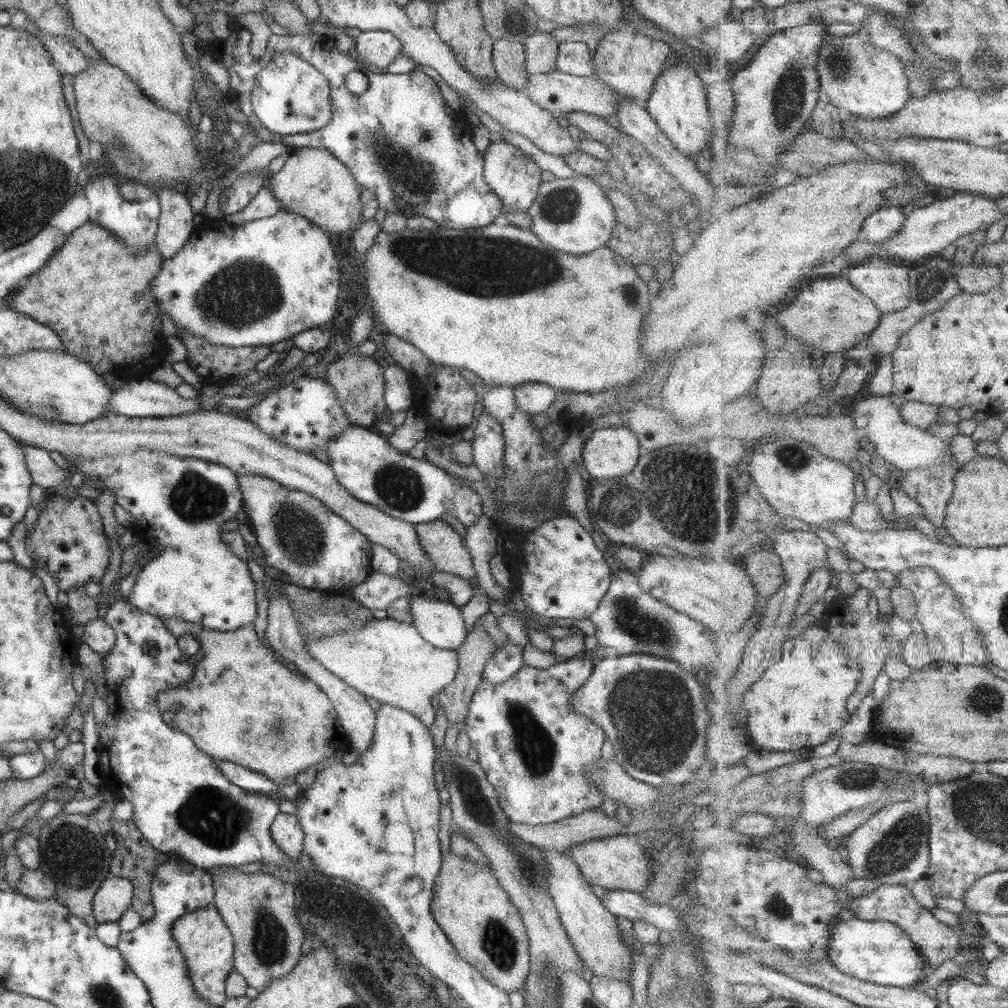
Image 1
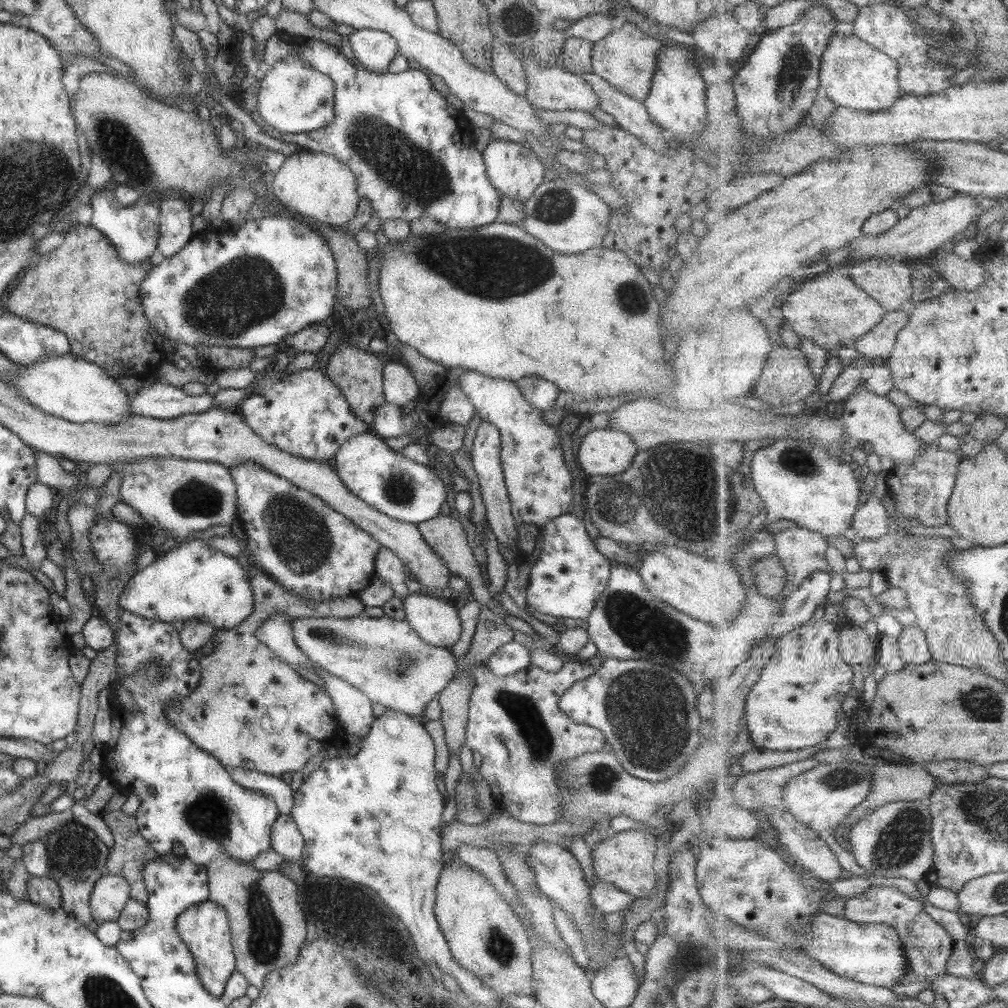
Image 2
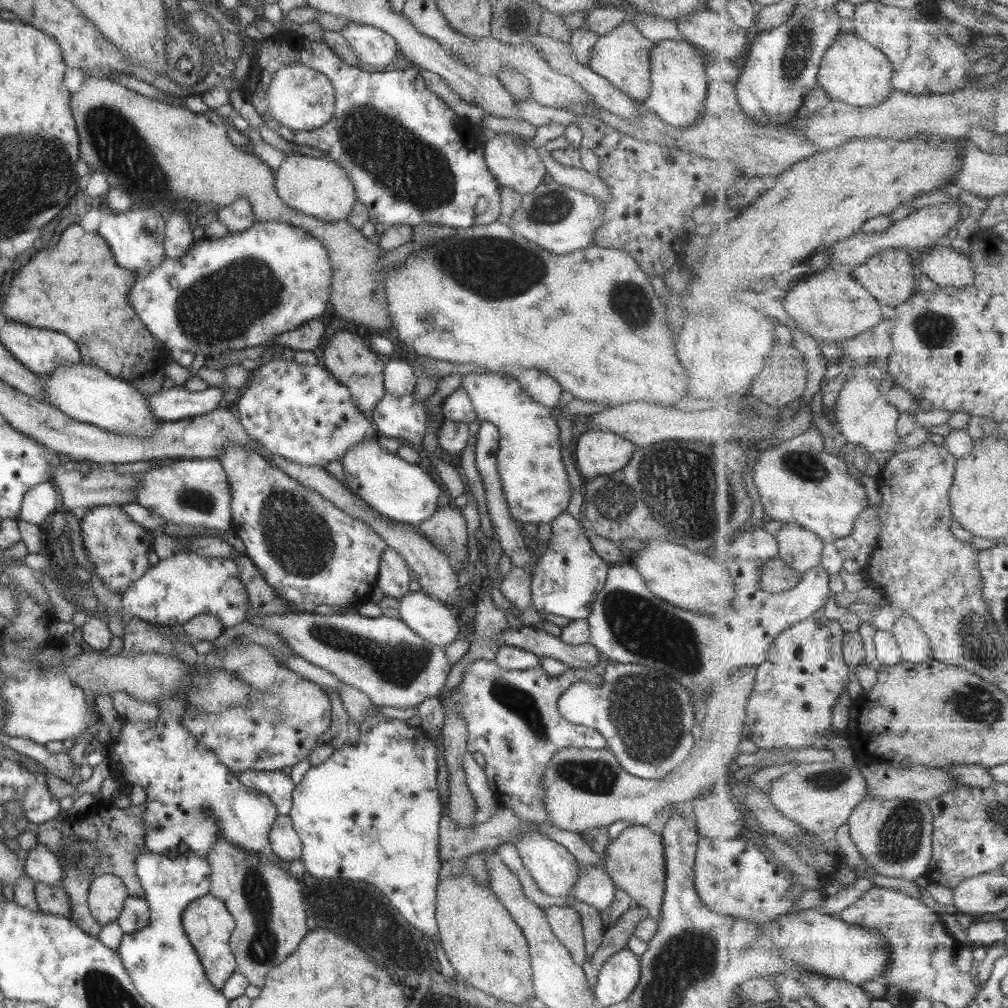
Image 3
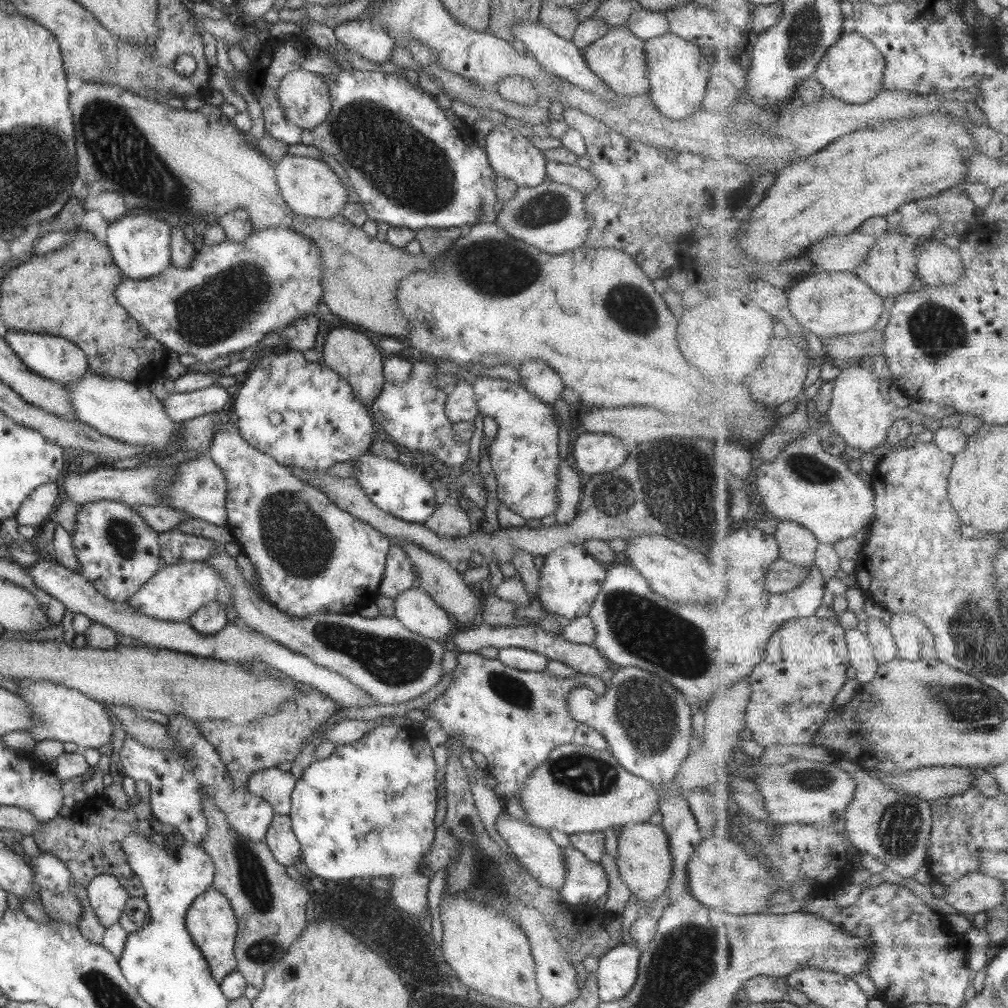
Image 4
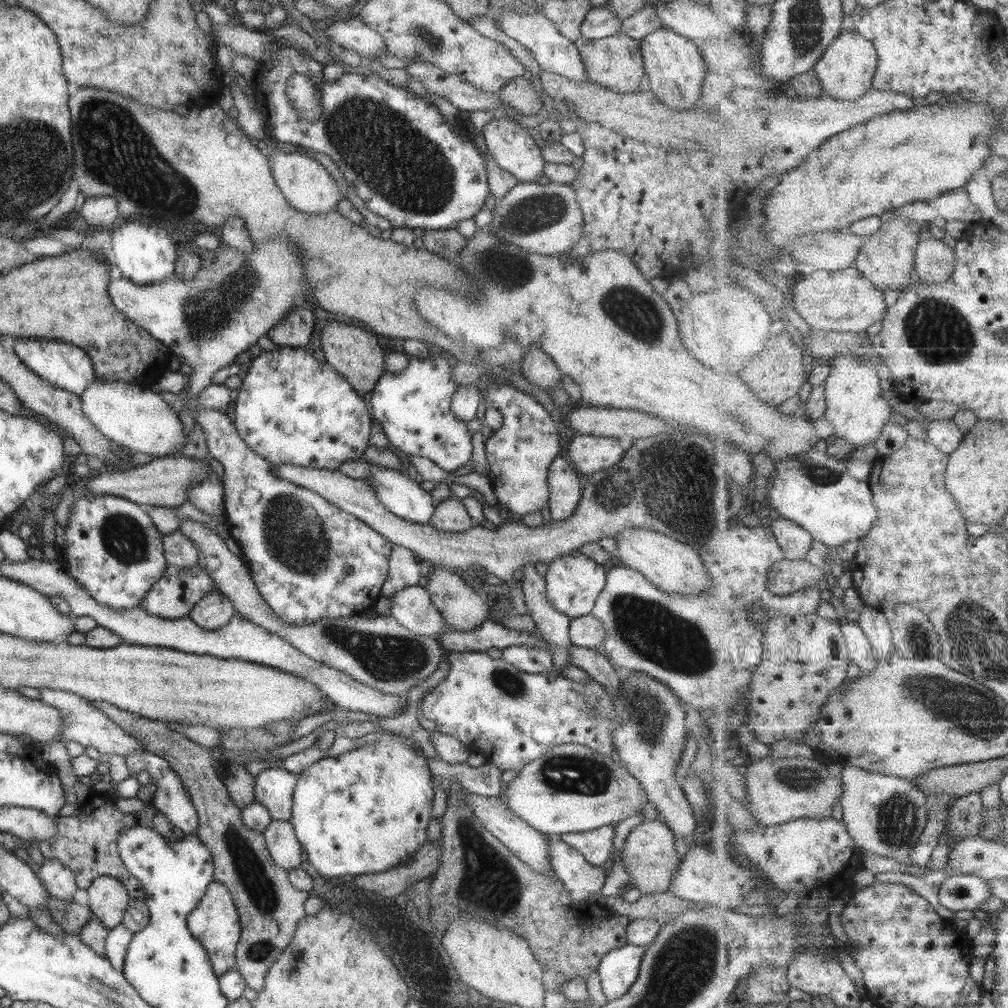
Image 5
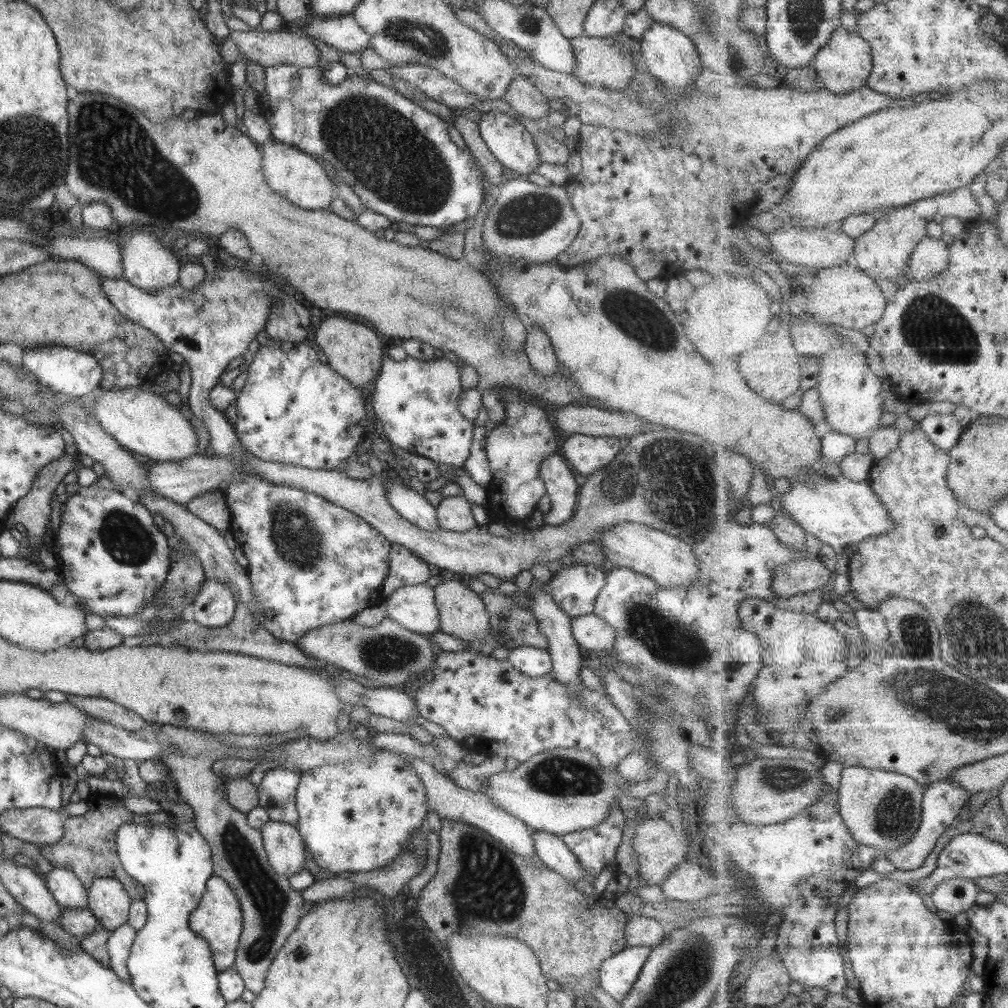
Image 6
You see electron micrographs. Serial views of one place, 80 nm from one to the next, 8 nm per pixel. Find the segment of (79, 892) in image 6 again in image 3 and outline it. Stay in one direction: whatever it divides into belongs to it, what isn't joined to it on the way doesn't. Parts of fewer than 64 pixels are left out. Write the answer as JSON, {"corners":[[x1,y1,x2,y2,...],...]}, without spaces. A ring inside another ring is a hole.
{"corners":[[36,844,23,861,24,872,33,882,60,885,64,872,60,860,43,845]]}

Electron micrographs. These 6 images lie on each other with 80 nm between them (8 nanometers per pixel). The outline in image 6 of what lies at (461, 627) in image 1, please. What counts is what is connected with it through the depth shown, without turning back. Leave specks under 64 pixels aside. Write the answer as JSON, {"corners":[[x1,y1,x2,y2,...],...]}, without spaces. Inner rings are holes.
{"corners":[[427,584,396,588,384,598,386,617,411,632,430,636,439,626,434,590]]}

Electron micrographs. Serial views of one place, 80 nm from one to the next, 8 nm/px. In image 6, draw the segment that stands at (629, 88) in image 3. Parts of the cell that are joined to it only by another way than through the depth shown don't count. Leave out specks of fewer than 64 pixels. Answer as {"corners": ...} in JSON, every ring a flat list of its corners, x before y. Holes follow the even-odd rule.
{"corners":[[587,36,570,38,568,41,574,56,574,67,570,73,577,80,585,85,599,84,619,92,630,83,634,73,634,62,630,54,622,52,622,46,618,42,608,38]]}

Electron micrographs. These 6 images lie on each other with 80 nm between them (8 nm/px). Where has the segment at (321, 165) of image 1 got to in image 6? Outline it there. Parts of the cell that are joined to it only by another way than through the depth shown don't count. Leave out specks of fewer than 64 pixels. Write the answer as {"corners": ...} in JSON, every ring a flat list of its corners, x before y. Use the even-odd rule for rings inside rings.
{"corners":[[273,137,267,139,261,148,261,170,264,181,275,194,282,196,287,202,303,210,325,209,328,202,337,196,335,188,321,168,318,159,306,155,302,149,276,141]]}

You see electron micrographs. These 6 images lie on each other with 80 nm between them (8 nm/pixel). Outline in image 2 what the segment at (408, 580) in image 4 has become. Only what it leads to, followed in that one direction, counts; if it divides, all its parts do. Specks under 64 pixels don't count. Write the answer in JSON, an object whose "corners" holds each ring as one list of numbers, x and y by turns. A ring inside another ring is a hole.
{"corners":[[380,547,375,557,374,576,388,584,393,596,403,599,410,594,405,587,408,571,402,562,387,547]]}

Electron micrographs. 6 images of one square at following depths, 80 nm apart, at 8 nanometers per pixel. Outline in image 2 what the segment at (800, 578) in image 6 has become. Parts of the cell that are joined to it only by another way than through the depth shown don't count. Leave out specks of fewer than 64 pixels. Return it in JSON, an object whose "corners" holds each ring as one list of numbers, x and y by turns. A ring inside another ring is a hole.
{"corners":[[777,554,758,558,752,566,759,592,769,598,777,597,788,585,789,575]]}

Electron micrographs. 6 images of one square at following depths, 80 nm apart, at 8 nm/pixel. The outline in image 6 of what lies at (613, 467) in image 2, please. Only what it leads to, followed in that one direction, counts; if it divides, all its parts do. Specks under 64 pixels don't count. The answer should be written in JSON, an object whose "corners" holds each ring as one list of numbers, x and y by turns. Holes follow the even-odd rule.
{"corners":[[572,434,561,444,561,450,569,467,586,477,613,462,619,452,619,441,613,437]]}

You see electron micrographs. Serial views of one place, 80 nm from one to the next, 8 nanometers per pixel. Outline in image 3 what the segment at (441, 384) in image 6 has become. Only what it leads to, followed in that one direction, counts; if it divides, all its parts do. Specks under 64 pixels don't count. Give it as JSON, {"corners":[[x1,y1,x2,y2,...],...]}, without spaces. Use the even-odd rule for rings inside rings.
{"corners":[[385,393,375,403,369,419,380,434,411,447,421,444,429,426,425,404,413,398,413,393,398,397]]}

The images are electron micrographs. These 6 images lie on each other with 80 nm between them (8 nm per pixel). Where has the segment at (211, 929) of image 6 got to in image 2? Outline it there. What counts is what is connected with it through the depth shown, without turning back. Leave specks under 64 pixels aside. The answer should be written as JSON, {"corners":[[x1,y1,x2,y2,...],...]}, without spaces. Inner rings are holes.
{"corners":[[207,899,188,906,175,919,175,928,185,948,192,954,199,984,213,996,219,997,235,968,234,954,230,945,230,928,227,915,219,904]]}

